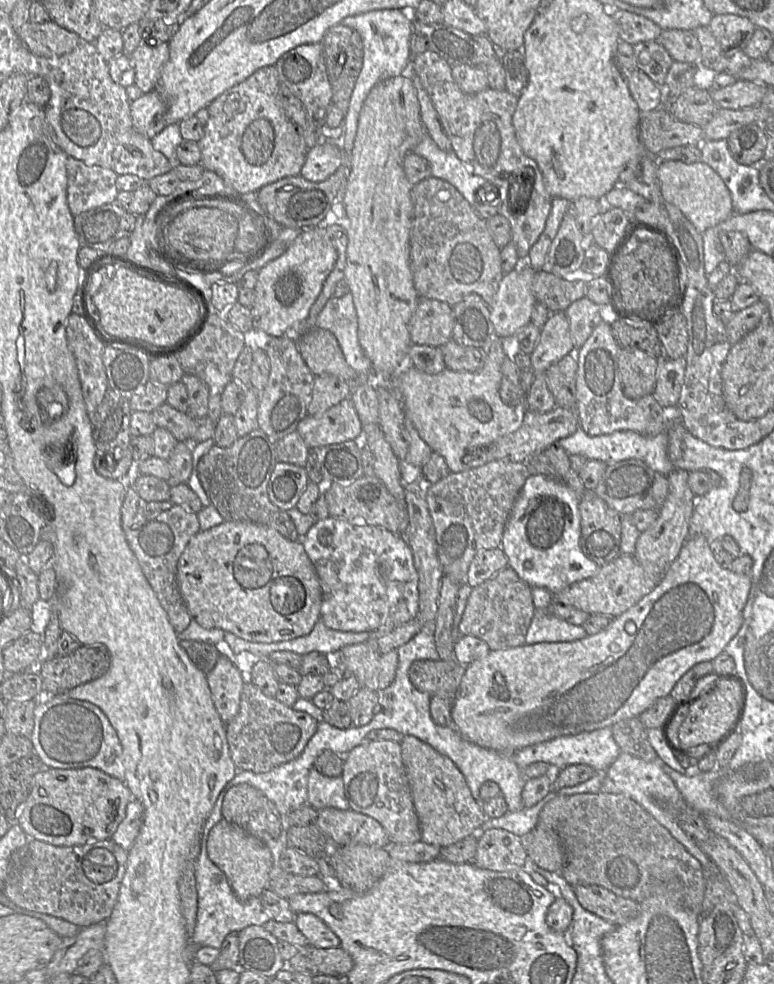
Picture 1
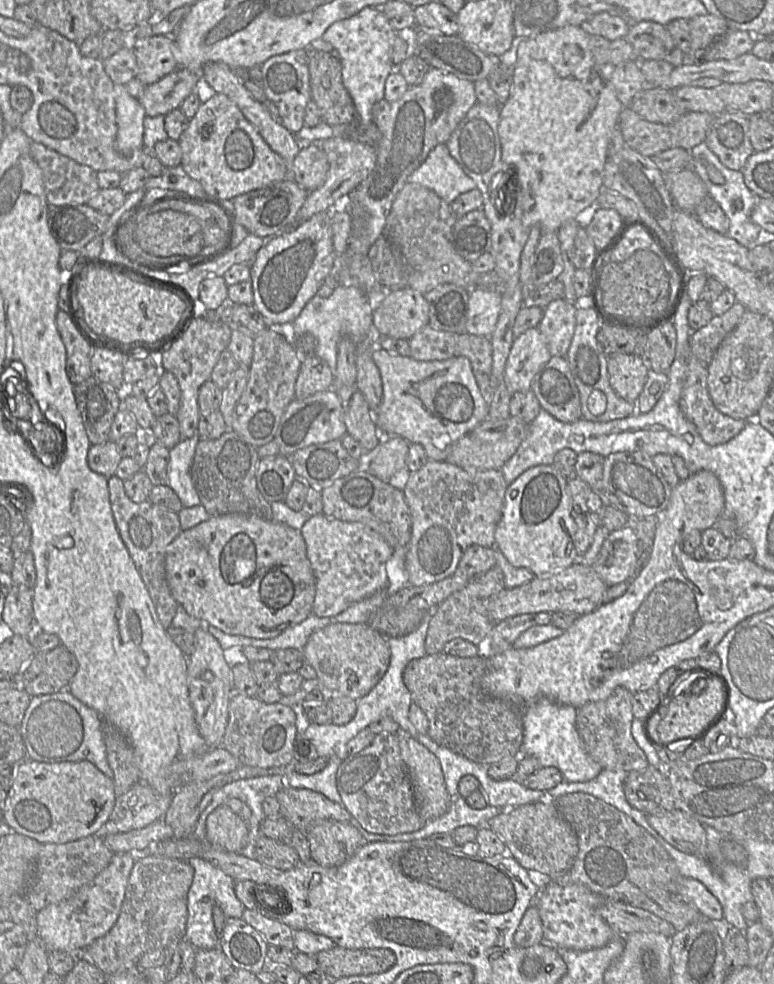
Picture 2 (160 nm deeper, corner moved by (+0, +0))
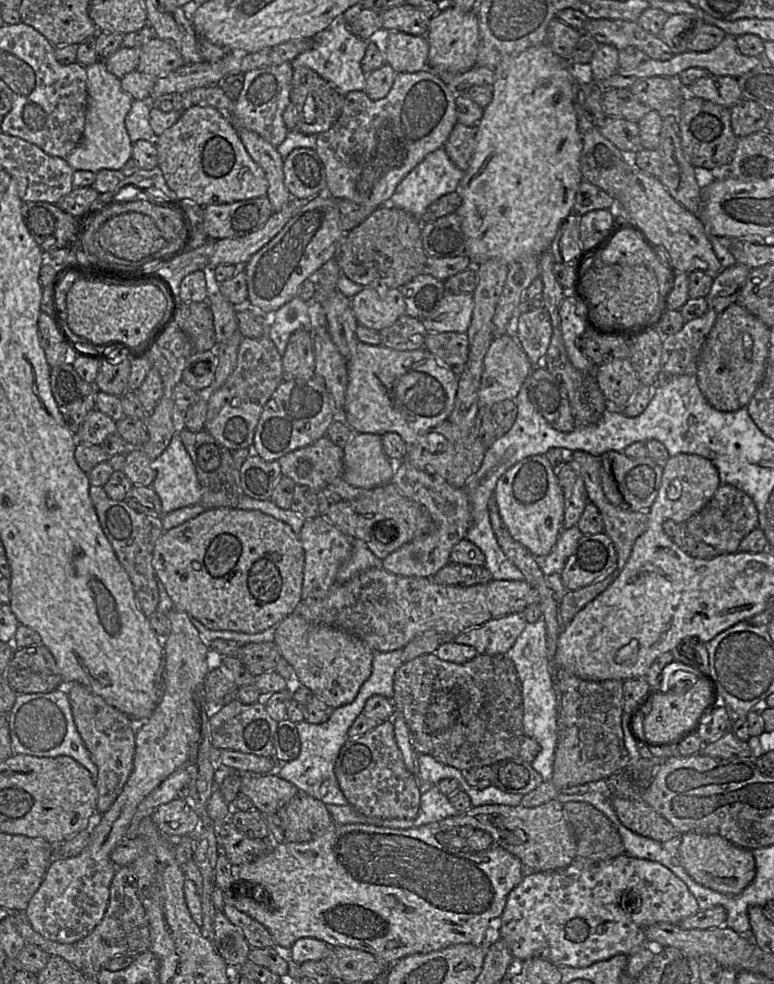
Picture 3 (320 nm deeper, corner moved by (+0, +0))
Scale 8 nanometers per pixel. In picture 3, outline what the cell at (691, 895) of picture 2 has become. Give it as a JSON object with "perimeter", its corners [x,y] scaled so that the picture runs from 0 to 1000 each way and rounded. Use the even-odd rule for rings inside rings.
{"perimeter":[[[804,868],[789,874],[758,873],[744,869],[740,876],[727,883],[711,886],[689,886],[676,891],[674,895],[655,912],[652,923],[646,932],[645,952],[655,959],[668,978],[695,973],[705,975],[721,983],[752,984],[770,978],[788,975],[798,970],[813,972],[823,964],[837,959],[835,958],[832,949],[836,942],[851,937],[876,939],[882,934],[899,929],[902,926],[901,916],[888,900],[864,883],[851,877],[815,871],[810,868]]]}

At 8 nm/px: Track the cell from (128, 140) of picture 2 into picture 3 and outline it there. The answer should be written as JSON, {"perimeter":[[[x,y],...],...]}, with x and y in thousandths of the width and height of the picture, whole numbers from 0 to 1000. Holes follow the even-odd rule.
{"perimeter":[[[127,61],[111,67],[114,107],[110,127],[102,146],[87,158],[84,164],[97,173],[125,176],[132,172],[155,173],[171,160],[171,146],[161,120],[169,111],[171,99],[156,88],[156,82]]]}

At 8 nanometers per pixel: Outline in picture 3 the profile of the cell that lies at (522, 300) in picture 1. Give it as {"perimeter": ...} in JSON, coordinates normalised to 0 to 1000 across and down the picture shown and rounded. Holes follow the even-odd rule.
{"perimeter":[[[576,299],[557,319],[541,325],[554,338],[602,338],[611,313],[609,299]]]}

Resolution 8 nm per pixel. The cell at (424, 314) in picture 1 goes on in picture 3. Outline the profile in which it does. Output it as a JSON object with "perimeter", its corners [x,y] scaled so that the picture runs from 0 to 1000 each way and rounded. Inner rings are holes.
{"perimeter":[[[470,292],[452,308],[463,329],[486,337],[508,330],[525,316],[521,301],[512,293]]]}

